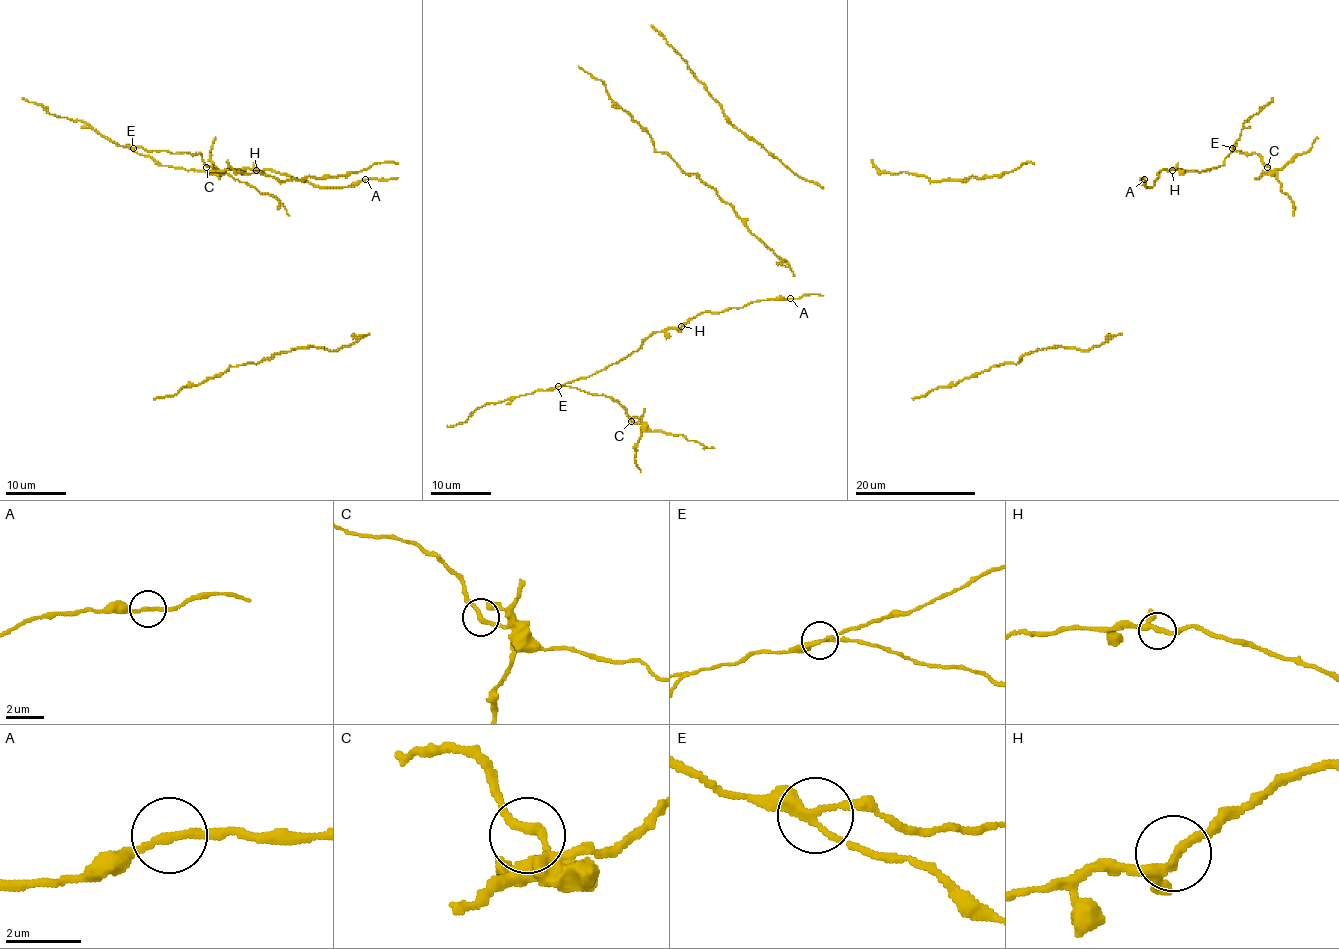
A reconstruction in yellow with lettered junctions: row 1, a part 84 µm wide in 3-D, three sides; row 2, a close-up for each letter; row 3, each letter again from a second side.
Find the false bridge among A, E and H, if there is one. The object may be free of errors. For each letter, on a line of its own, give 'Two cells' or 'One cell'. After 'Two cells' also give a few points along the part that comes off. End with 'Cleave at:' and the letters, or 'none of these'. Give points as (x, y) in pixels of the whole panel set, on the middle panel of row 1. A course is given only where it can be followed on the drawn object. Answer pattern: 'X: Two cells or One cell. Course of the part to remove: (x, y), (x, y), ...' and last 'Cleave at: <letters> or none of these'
A: One cell
E: Two cells. Course of the part to remove: (557, 386), (612, 397), (631, 419), (652, 431), (683, 434), (689, 440), (714, 448)
H: One cell
Cleave at: E

